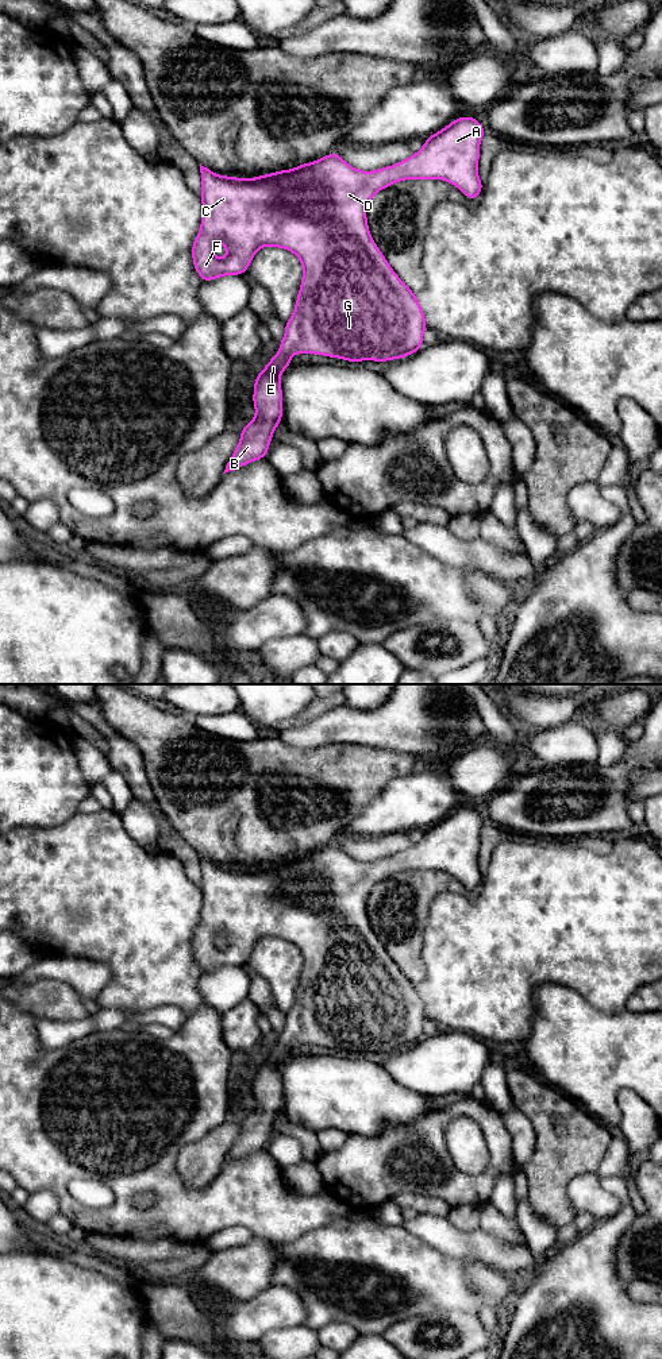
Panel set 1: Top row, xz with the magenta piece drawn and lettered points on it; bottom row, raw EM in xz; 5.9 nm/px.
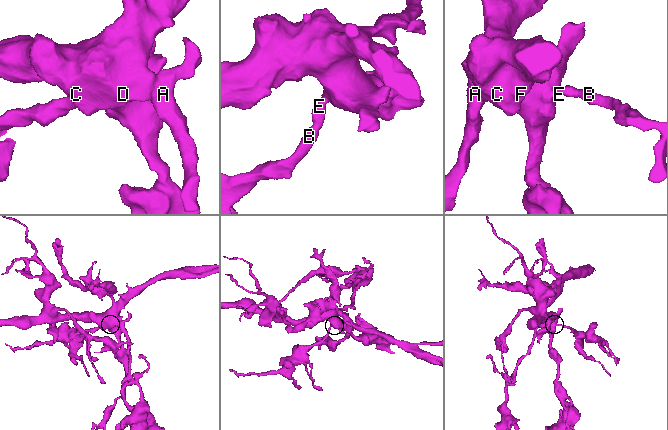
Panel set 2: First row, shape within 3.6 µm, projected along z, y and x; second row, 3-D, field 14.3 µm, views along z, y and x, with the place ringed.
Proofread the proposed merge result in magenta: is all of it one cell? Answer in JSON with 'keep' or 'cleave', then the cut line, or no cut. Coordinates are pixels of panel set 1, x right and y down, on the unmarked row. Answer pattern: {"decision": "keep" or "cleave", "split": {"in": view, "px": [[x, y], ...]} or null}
{"decision": "keep", "split": null}

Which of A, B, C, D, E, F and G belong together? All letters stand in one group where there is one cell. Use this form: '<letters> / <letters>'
A B C D E F G

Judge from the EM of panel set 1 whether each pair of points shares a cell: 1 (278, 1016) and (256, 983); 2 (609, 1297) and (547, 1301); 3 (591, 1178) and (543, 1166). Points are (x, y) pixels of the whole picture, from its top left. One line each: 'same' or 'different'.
1: same
2: same
3: different

